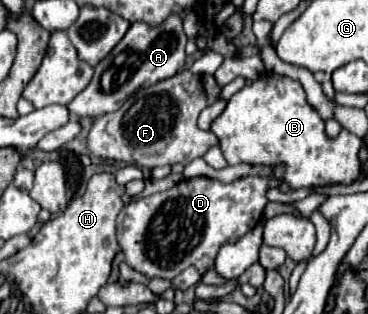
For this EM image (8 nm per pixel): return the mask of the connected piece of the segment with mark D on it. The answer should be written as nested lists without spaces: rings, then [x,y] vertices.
[[[285,164],[271,166],[271,176],[245,176],[231,184],[199,176],[199,178],[191,178],[191,180],[181,180],[177,186],[173,186],[165,192],[151,194],[137,202],[125,204],[117,218],[117,240],[125,254],[125,262],[133,270],[145,274],[149,280],[151,278],[173,280],[187,266],[195,266],[199,272],[213,268],[215,256],[223,244],[239,240],[243,234],[247,234],[249,230],[253,230],[259,224],[263,210],[269,202],[267,190],[279,188],[283,174],[285,174]]]

